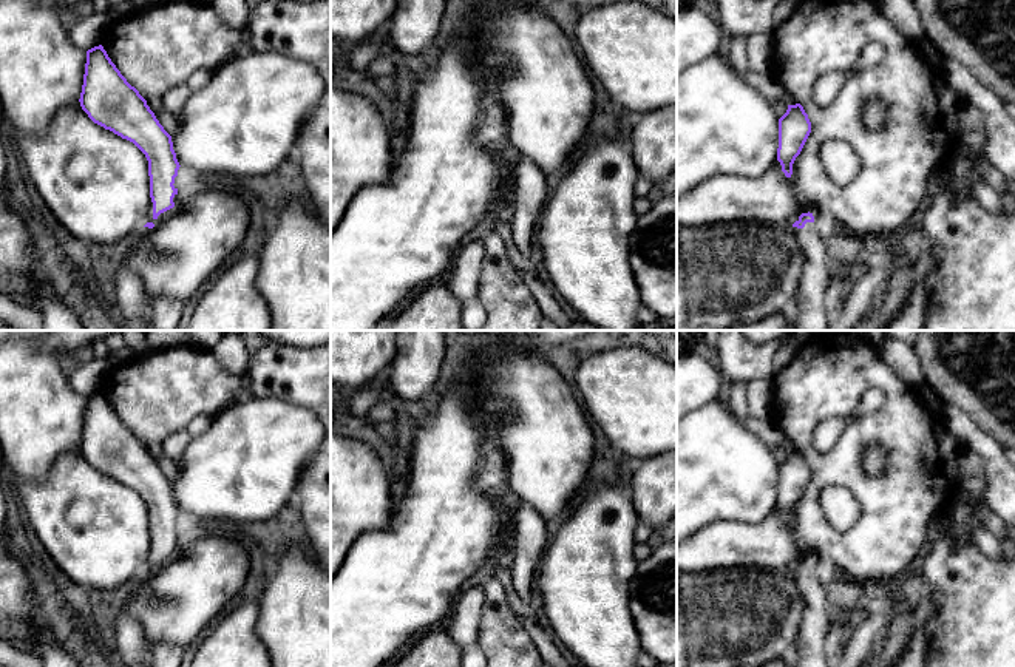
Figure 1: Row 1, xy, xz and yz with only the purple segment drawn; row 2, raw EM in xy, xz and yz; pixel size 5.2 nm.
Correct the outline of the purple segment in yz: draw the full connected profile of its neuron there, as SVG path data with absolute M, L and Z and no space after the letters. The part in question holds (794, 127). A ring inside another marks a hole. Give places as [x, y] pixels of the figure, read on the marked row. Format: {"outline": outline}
{"outline": "M800 103L788 105L786 113L779 119L777 161L786 178L793 174L793 164L800 154L808 136L811 122Z"}

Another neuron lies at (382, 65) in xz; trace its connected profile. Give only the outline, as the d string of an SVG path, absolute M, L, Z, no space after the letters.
M380 52L366 68L366 74L372 79L394 74L394 60L391 59L391 56L385 56Z

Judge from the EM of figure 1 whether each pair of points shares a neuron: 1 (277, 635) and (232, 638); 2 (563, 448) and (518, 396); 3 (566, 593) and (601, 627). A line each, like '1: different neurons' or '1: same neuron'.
1: different neurons
2: same neuron
3: same neuron

